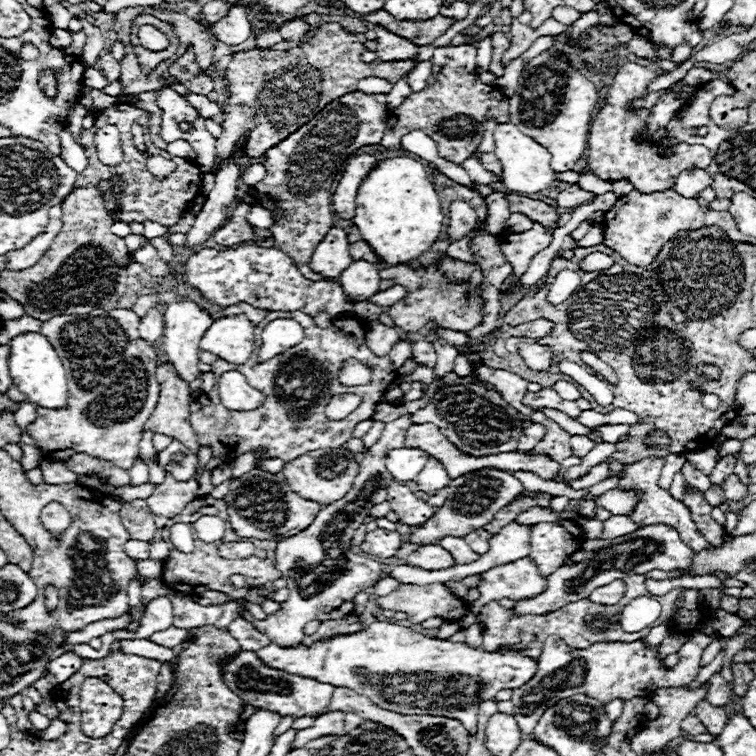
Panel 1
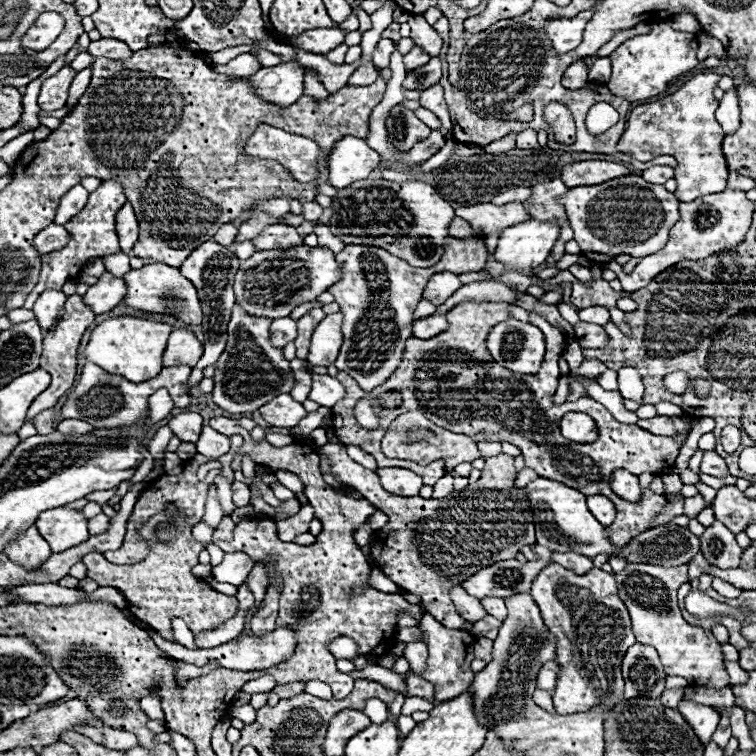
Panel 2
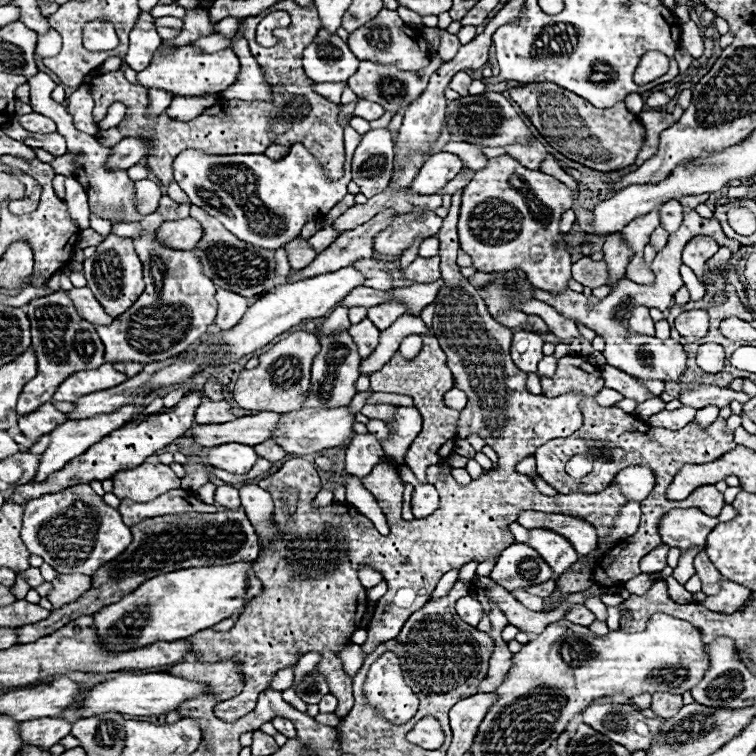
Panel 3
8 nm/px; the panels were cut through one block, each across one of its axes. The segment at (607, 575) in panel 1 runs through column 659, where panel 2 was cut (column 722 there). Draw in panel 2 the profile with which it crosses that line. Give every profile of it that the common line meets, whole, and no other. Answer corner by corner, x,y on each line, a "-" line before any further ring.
714,522
710,528
706,528
706,532
700,536
700,544
702,554
710,564
722,570
738,566
742,548
736,544
735,534
722,526
722,522

